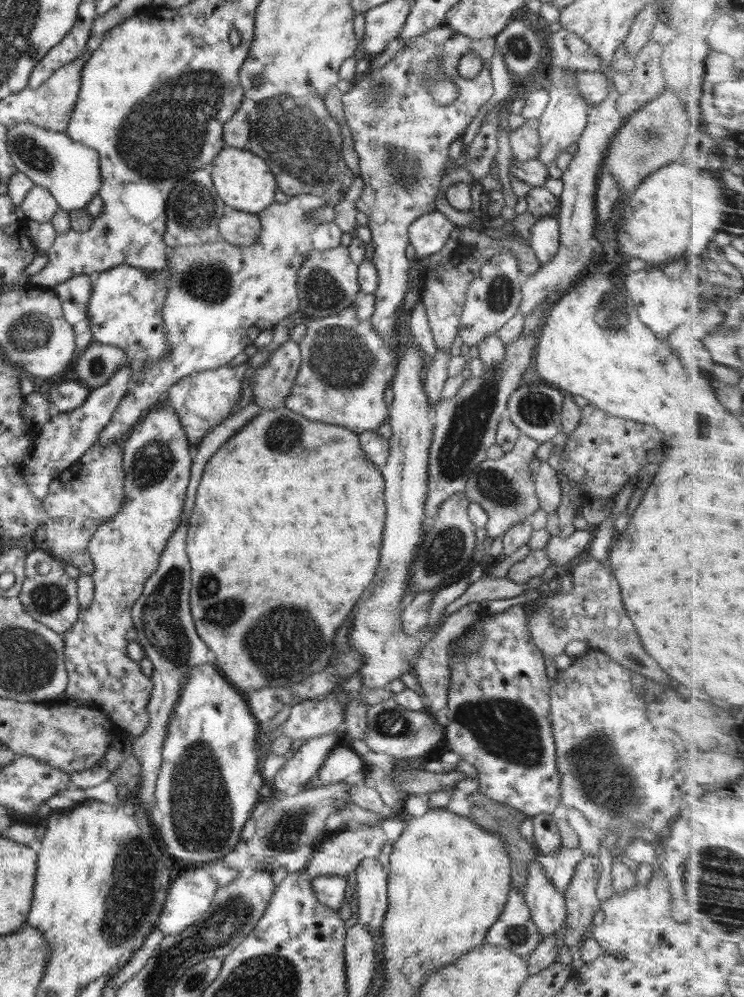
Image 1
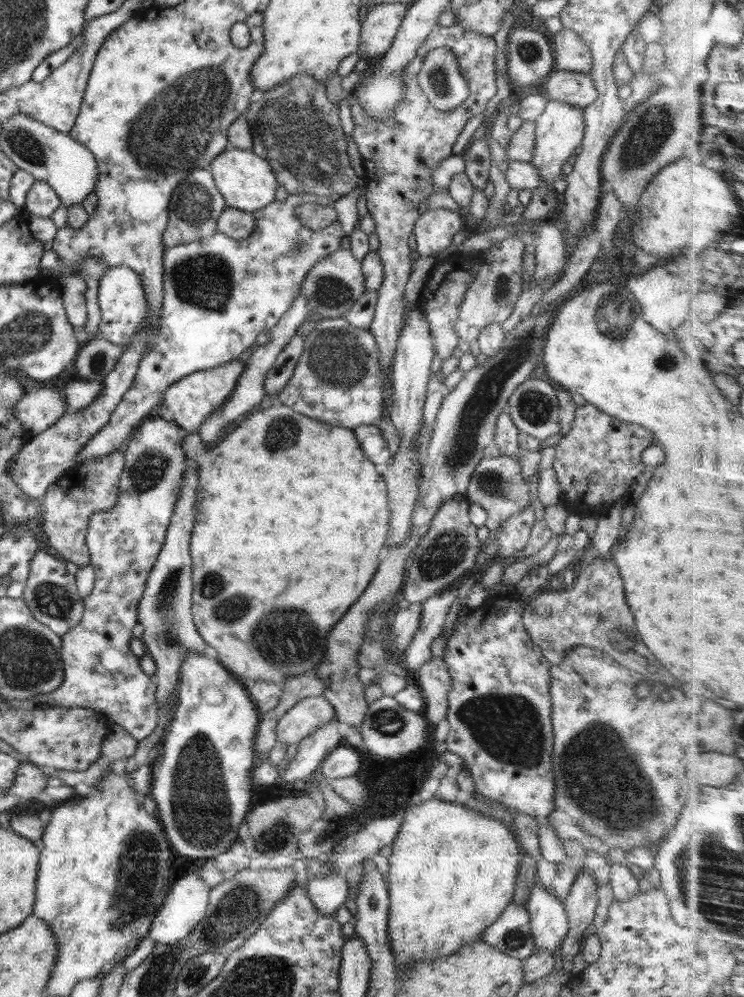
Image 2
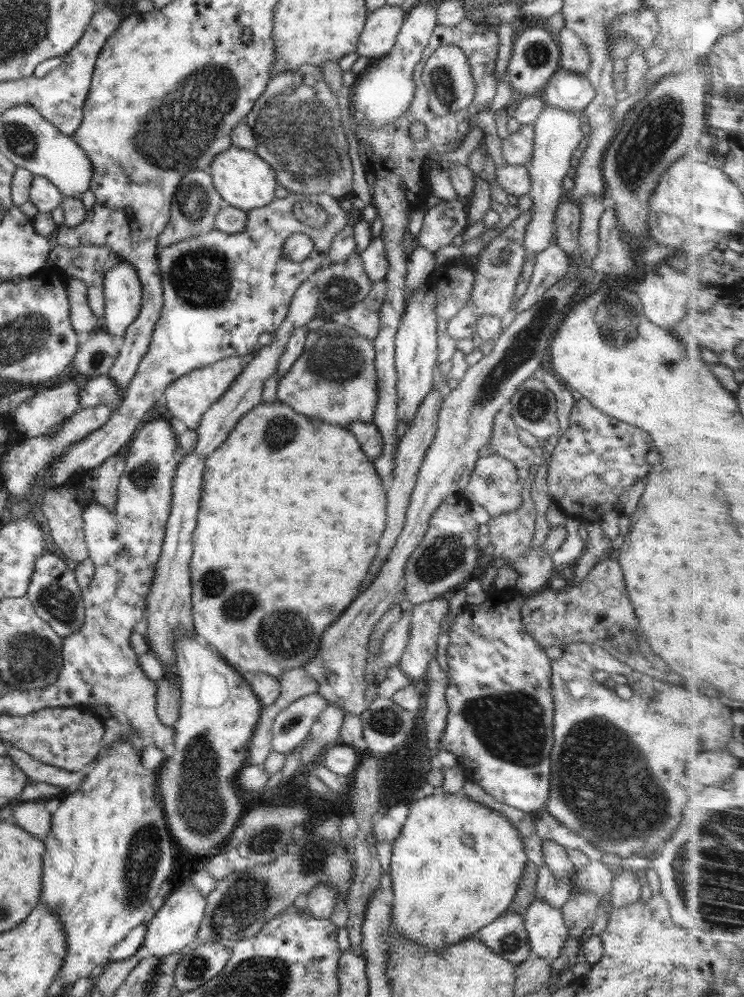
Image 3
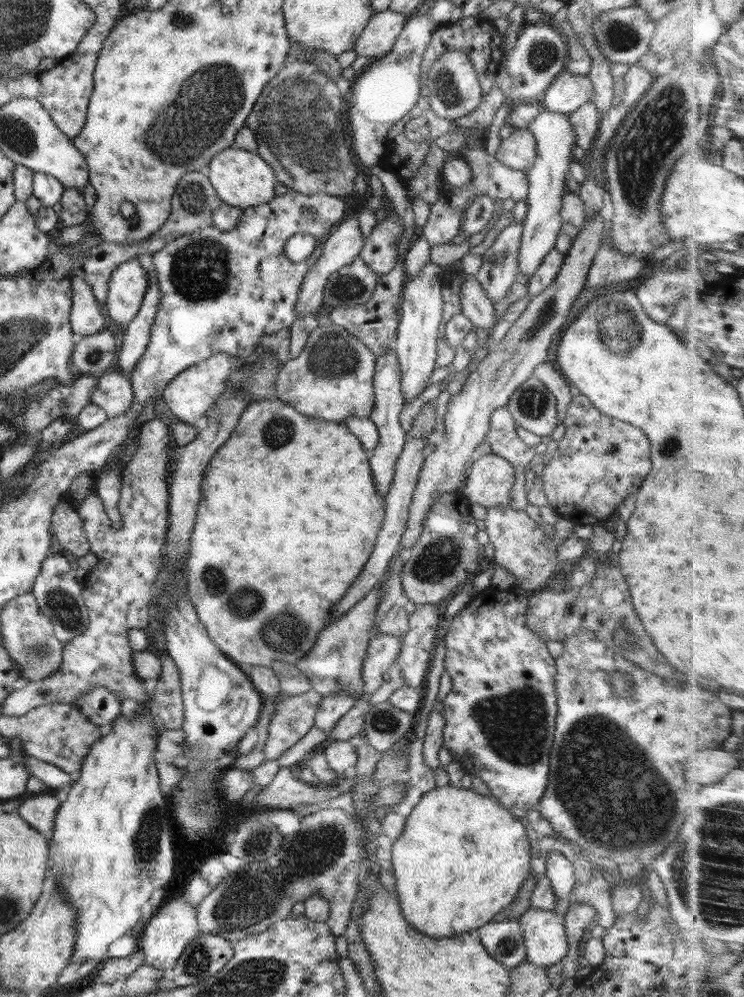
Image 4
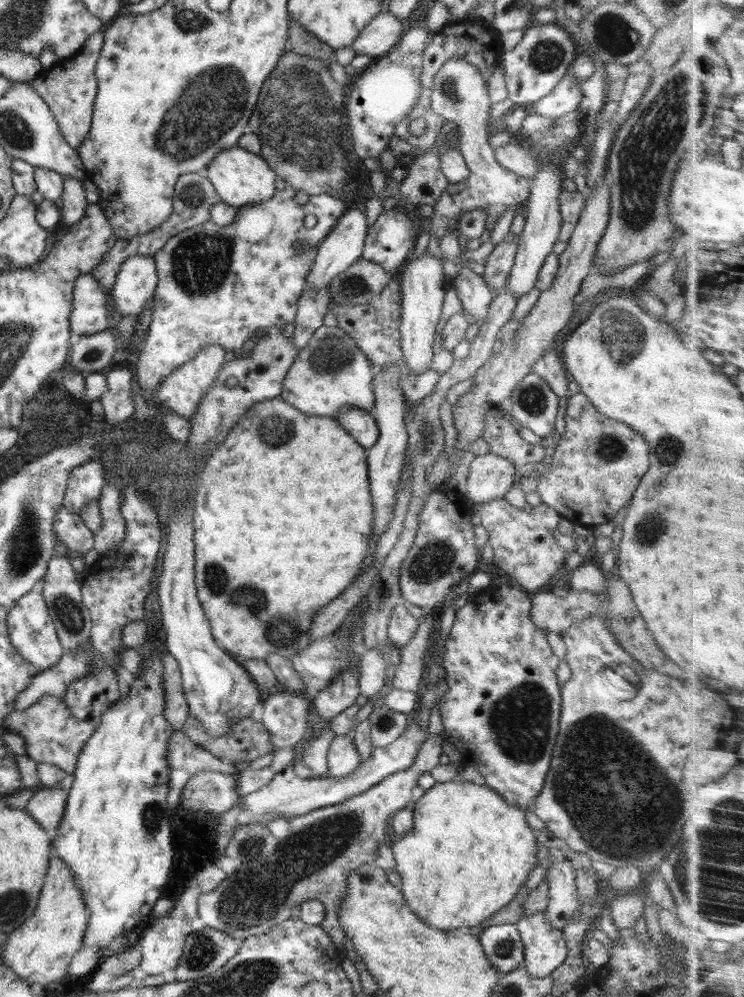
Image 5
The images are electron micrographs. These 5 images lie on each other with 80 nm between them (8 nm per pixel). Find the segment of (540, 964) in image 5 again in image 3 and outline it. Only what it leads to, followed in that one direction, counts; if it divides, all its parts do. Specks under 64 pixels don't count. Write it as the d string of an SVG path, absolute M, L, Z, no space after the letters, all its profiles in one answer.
M535 898L522 920L529 936L532 956L547 961L556 960L561 955L569 933L561 911L545 900Z

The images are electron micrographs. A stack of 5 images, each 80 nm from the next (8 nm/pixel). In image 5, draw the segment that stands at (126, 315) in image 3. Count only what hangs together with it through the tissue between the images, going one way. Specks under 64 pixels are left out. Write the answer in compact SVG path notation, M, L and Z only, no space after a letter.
M152 255L128 257L121 264L115 283L110 289L111 308L120 310L120 314L139 314L148 307L156 294L158 275Z

